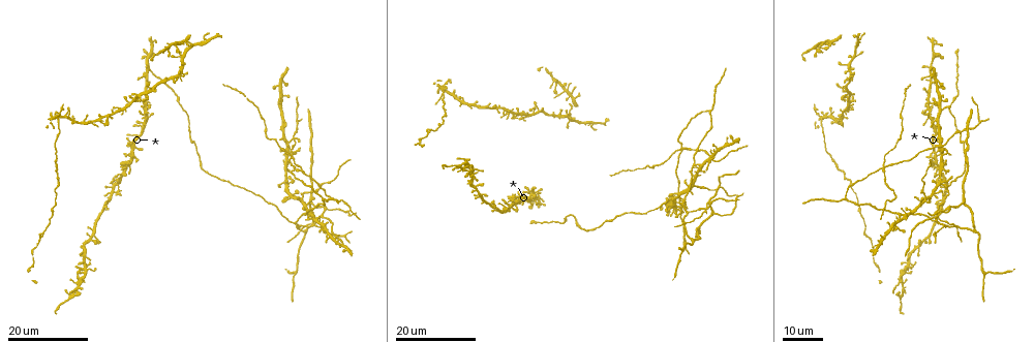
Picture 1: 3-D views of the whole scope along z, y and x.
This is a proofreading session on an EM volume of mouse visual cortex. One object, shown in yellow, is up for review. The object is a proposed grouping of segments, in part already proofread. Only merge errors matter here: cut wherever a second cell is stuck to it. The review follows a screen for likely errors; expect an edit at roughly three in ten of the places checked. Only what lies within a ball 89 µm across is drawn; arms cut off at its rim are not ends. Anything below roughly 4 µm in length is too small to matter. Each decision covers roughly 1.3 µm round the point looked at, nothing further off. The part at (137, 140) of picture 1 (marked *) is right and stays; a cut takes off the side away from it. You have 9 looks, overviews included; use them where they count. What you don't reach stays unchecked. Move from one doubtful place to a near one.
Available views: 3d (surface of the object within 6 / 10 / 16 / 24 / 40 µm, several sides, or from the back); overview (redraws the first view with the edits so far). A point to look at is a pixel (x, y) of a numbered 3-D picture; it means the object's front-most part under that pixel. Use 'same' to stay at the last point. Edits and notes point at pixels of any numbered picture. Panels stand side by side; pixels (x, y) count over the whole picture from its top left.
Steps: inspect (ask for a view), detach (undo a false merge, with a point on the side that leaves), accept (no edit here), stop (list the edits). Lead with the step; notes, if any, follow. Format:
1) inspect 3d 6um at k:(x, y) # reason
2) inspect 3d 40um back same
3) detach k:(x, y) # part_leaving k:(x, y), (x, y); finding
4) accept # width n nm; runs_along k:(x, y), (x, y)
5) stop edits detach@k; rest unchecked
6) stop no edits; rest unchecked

inspect 3d 16um at 1:(300, 225) # three arms meet

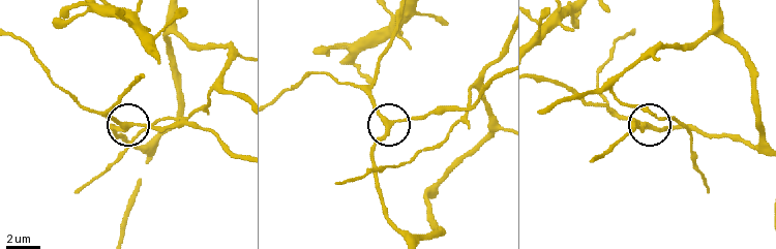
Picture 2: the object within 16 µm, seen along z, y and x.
inspect 3d 6um at 2:(128, 127) # zoom in

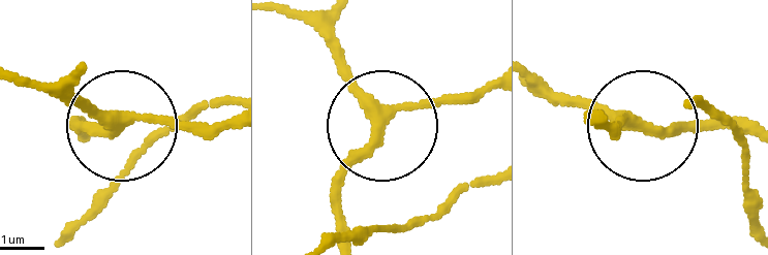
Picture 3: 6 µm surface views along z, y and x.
inspect 3d 6um back at 3:(638, 124)

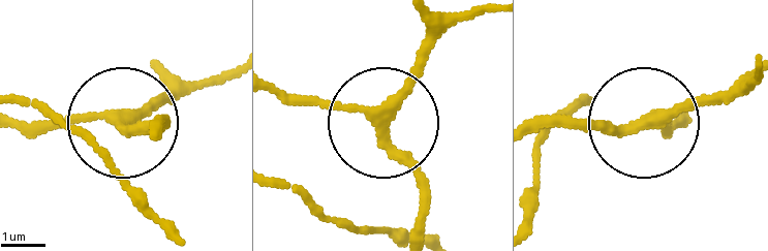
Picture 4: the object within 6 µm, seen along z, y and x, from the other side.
accept # runs_along 4:(225, 72), (114, 124), (14, 124); one cell here

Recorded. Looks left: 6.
inspect 3d 16um at 1:(935, 217) # three-way junction

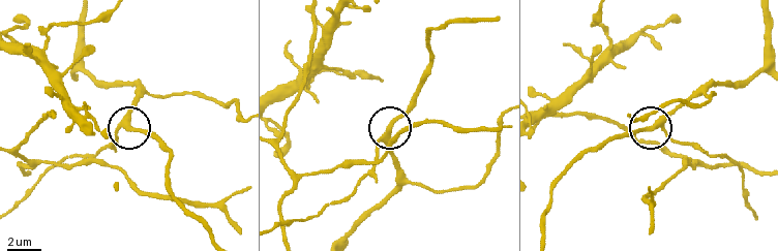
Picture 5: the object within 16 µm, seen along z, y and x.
inspect 3d 6um at 5:(659, 125)

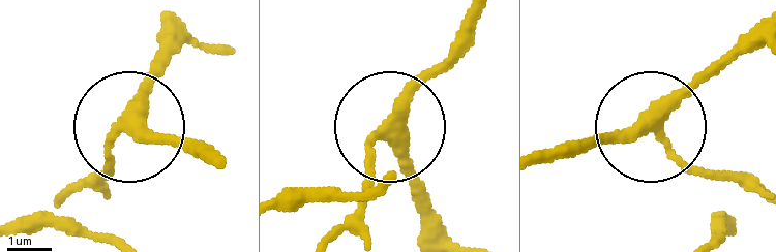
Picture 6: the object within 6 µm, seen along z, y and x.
inspect 3d 6um back at 6:(386, 128)

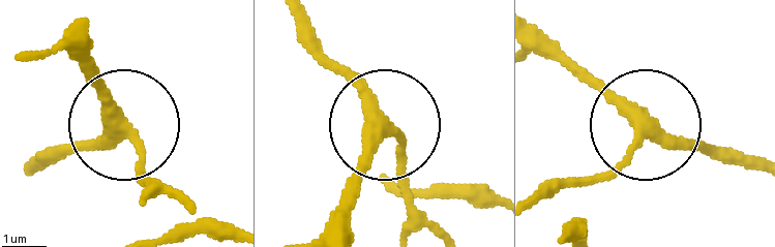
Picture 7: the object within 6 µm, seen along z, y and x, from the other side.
accept # arms 3; all the same cell

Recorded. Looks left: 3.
inspect 3d 16um at 1:(899, 214) # a fork

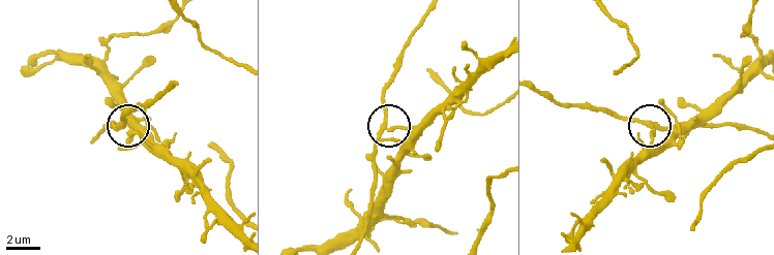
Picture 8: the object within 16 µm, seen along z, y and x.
inspect 3d 10um at 8:(131, 130)

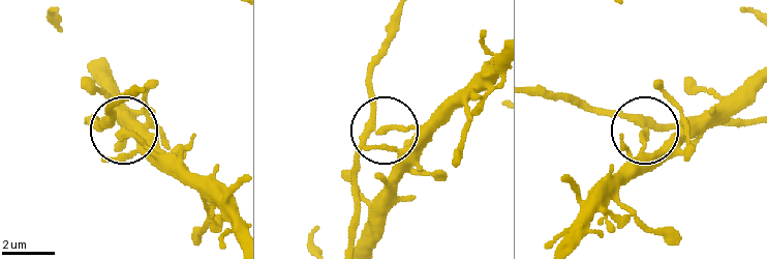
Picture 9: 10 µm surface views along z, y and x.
accept # arms 3; runs_along 9:(753, 122), (653, 124), (646, 130), (646, 167); one cell here

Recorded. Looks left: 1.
stop no edits; rest unchecked

